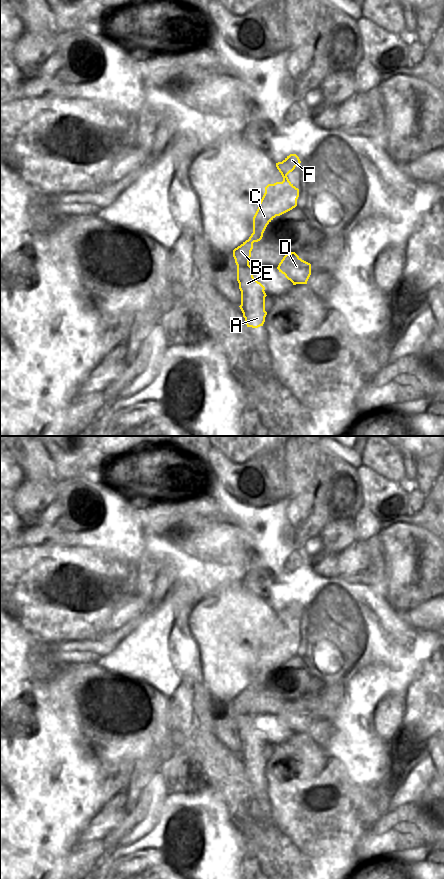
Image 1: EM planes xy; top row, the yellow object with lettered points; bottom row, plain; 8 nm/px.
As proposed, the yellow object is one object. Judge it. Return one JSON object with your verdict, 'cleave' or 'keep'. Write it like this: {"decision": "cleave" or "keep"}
{"decision": "cleave"}

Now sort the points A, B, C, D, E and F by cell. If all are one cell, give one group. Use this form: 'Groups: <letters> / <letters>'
Groups: A D / B C E F

